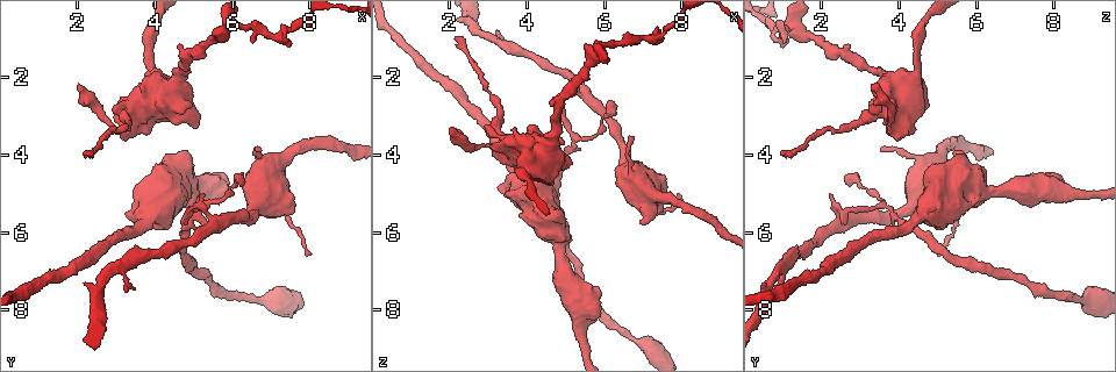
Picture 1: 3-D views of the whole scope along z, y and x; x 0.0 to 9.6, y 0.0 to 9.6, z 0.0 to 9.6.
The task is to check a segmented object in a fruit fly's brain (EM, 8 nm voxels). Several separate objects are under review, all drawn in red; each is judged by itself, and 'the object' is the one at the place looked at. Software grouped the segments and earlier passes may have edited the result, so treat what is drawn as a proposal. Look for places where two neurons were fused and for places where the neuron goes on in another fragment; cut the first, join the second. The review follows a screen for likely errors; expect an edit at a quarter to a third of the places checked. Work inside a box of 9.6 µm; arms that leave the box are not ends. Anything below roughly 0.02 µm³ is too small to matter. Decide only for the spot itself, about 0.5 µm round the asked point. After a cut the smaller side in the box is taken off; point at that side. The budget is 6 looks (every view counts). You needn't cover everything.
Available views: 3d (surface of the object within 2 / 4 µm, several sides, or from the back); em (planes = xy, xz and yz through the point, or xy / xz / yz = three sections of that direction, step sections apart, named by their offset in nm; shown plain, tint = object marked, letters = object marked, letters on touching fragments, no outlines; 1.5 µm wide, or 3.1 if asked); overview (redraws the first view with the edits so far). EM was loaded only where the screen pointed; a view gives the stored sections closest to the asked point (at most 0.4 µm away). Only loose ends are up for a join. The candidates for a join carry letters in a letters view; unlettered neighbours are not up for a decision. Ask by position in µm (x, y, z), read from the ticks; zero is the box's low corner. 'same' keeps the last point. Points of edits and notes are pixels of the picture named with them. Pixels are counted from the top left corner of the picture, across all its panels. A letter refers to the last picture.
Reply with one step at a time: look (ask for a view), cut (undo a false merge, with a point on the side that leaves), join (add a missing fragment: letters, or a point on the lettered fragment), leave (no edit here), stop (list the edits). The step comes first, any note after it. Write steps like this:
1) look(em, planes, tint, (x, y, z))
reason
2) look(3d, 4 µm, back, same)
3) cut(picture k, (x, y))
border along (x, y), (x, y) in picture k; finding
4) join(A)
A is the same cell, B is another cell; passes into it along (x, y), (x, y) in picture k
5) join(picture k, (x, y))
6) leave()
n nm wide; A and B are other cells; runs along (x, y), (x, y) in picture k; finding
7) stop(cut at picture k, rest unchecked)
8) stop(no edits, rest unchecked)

look(3d, 4 µm, (4.60, 1.90, 3.50))
thick turns thin

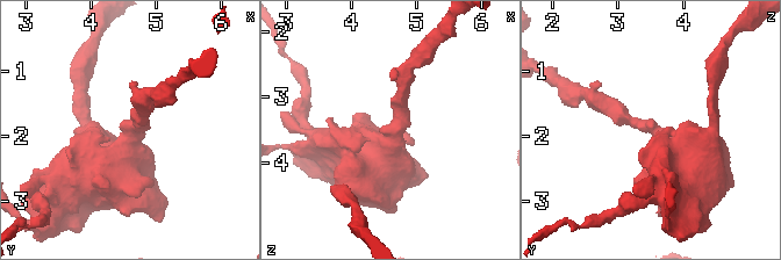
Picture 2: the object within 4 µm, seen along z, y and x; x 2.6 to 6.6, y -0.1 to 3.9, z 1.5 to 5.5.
look(em, yz, step 4, tint, (4.65, 1.90, 3.55))
arms of 220, 850 nm

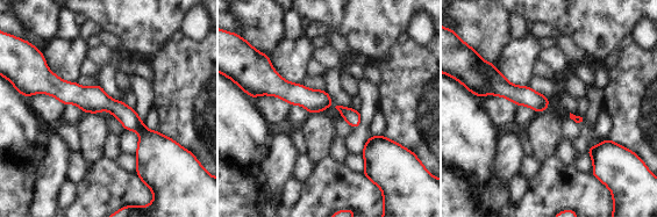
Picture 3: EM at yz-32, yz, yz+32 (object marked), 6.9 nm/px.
look(em, yz, step 4, letters, same)

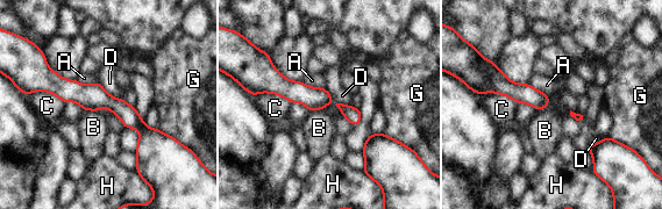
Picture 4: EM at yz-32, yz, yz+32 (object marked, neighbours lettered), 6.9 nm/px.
leave()
110 nm wide; A, B, C, D, G and H are other cells; border along (98, 110), (85, 112) in picture 4; continuous, no second neuron

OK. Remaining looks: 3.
look(3d, 2 µm, (2.80, 3.15, 3.75))
thick turns thin

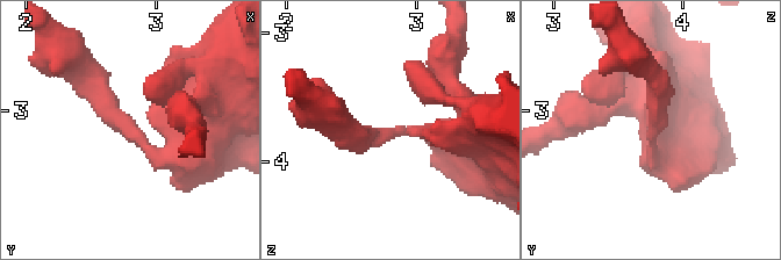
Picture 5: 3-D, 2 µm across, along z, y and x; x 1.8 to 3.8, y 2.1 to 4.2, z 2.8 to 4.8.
look(em, yz, step 8, tint, (2.86, 3.20, 3.76))
arms of 220, 360 nm

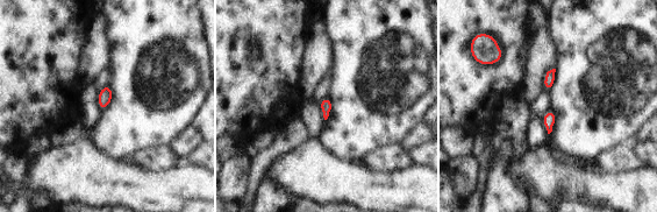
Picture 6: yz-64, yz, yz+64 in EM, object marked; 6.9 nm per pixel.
look(em, planes, letters, same)
cut it another way

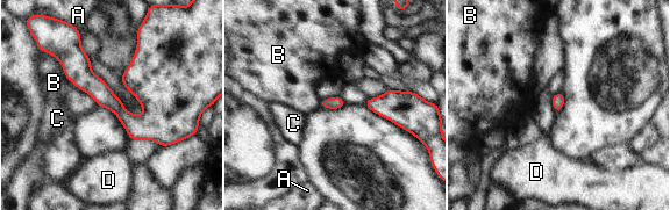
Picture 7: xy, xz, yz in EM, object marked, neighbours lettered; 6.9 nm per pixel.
leave()
80 nm wide; A, B, C and D are other cells; border along (49, 52), (64, 74), (99, 106) in picture 7; one neuron here

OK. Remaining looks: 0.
stop(no edits, rest unchecked)

